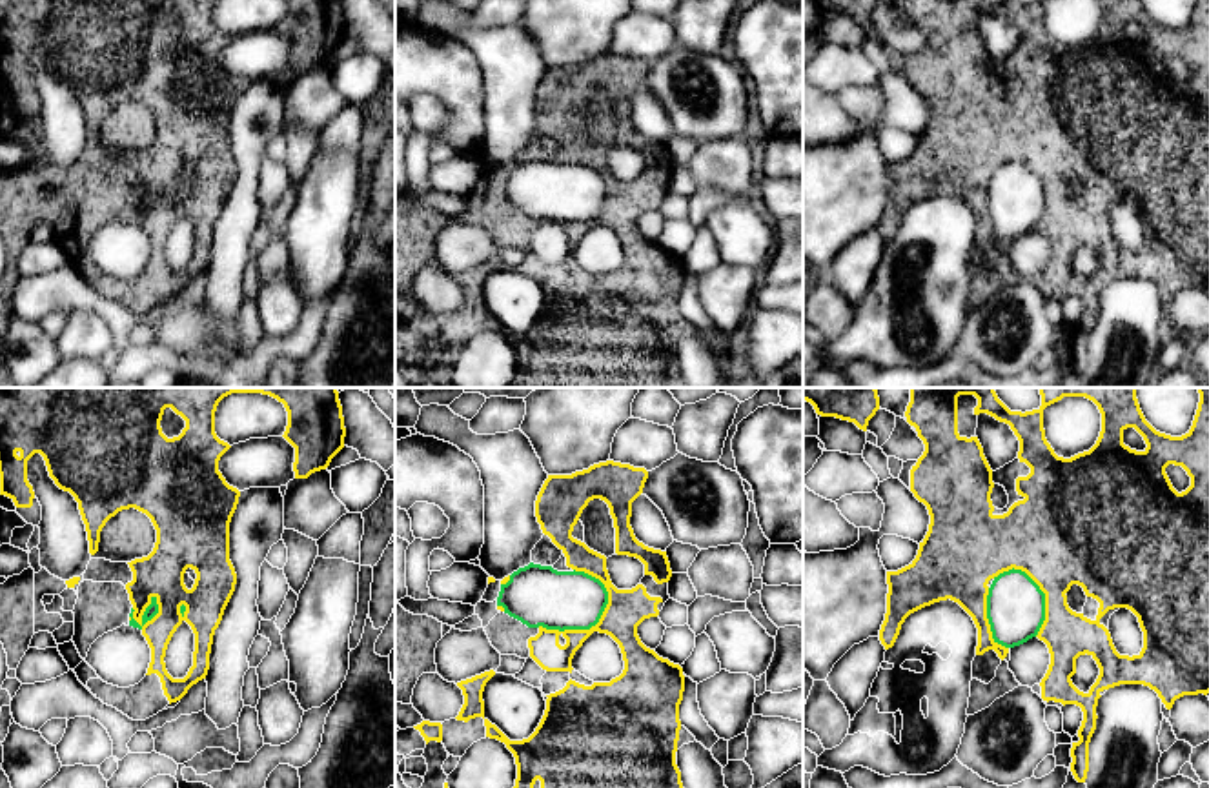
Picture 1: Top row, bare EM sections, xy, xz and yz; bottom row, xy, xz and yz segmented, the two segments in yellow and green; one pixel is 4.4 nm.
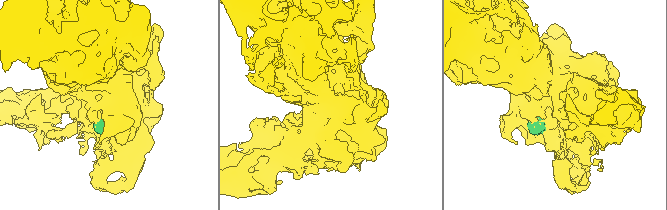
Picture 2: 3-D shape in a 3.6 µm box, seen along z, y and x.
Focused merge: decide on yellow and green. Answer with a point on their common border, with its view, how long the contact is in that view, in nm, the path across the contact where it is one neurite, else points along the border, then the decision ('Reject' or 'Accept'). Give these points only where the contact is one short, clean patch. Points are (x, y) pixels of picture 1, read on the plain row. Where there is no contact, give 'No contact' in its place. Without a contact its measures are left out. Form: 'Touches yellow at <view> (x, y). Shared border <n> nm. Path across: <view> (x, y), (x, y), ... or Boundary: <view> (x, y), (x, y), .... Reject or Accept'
Touches yellow at xz (585, 222). Shared border 360 nm. Accept

